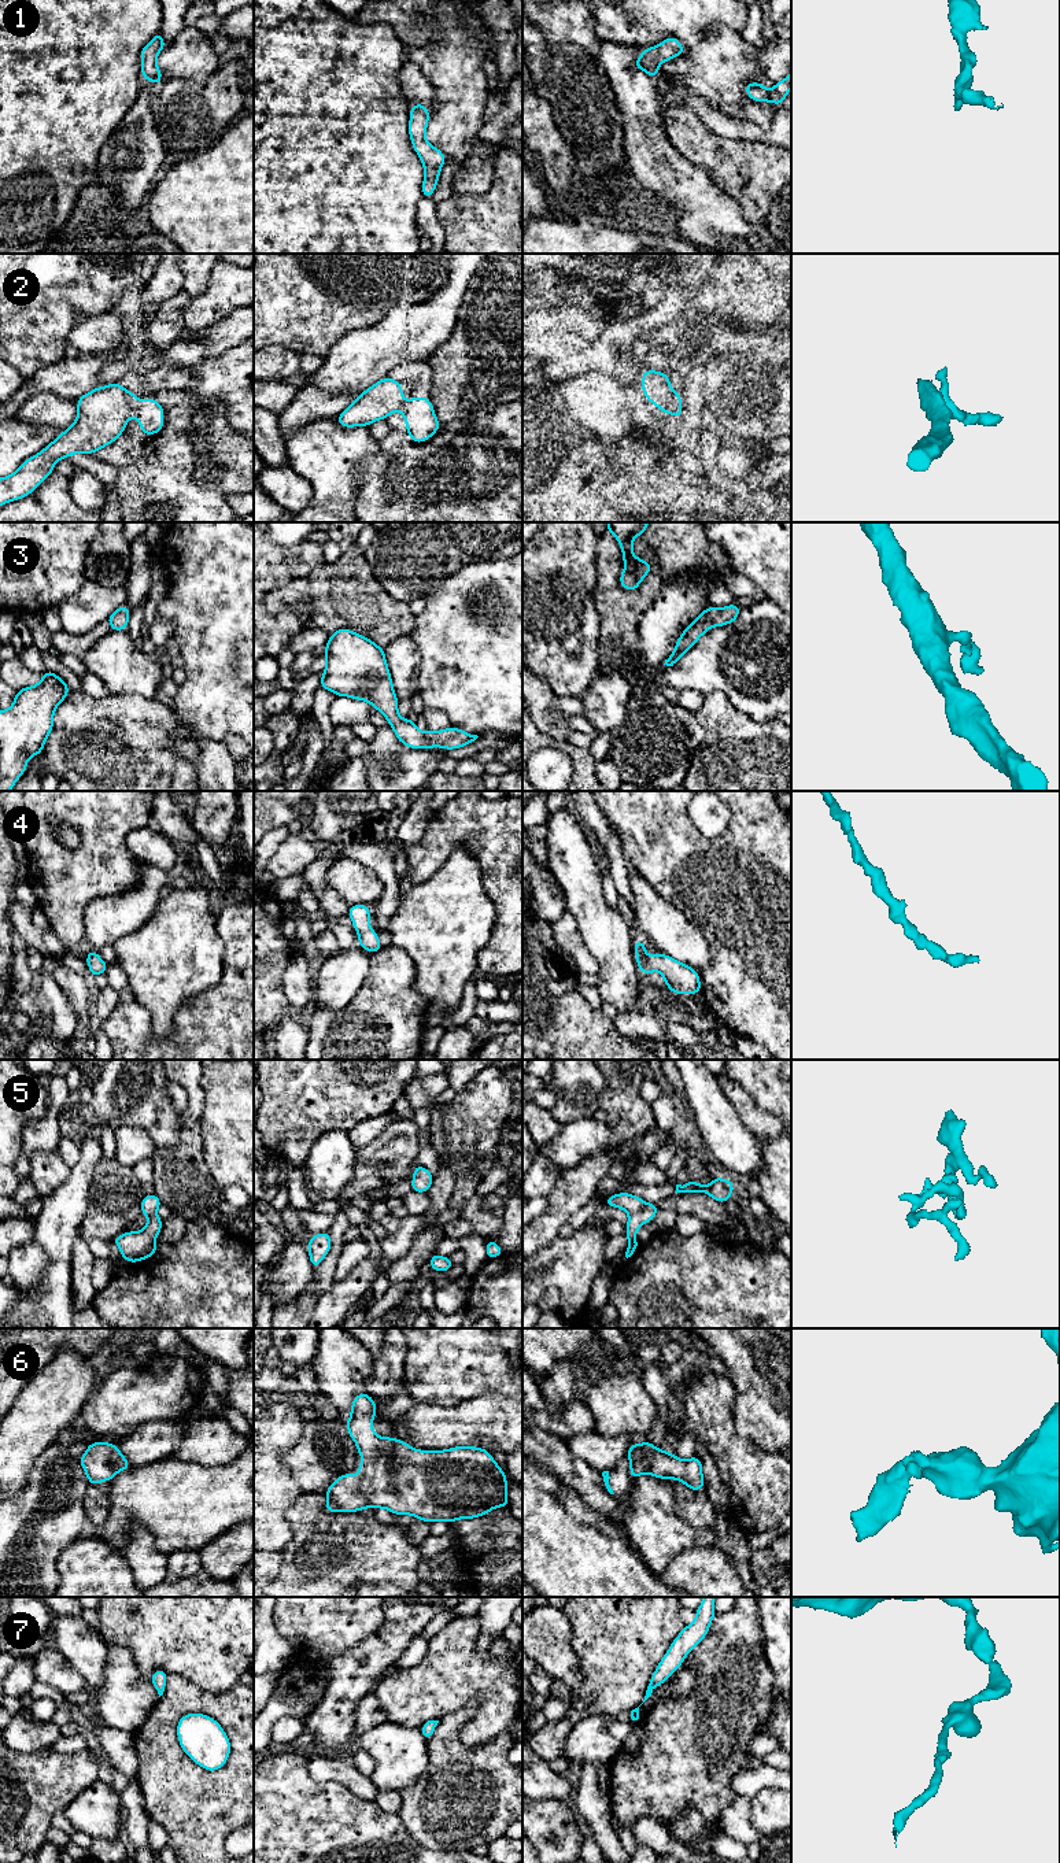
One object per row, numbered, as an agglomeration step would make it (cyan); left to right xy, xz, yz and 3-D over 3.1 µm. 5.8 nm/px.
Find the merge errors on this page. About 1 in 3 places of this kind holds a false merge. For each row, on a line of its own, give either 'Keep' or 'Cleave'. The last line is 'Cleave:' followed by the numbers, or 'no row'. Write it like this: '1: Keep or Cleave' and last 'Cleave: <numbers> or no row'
1: Keep
2: Cleave
3: Keep
4: Keep
5: Cleave
6: Keep
7: Keep
Cleave: 2, 5

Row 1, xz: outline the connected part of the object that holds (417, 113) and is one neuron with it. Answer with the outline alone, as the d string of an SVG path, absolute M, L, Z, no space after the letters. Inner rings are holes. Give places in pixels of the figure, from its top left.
M413 104L410 110L409 134L414 151L420 156L425 177L422 182L422 196L431 197L439 181L440 169L446 163L444 154L425 140L429 121L429 110L424 104Z

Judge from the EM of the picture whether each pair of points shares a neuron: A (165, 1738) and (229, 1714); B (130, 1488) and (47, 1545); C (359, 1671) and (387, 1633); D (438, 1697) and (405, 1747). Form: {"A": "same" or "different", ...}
{"A": "same", "B": "different", "C": "same", "D": "different"}

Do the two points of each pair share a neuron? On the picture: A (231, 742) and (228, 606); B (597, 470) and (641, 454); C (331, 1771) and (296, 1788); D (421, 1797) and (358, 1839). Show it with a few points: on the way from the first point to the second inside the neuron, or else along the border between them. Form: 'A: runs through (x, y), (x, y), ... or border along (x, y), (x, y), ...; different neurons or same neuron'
A: border along (239, 734), (229, 734), (222, 740); different neurons
B: border along (604, 443), (613, 473), (602, 490), (605, 498); different neurons
C: border along (305, 1752), (313, 1778), (346, 1786); different neurons
D: border along (396, 1814), (414, 1841); different neurons

